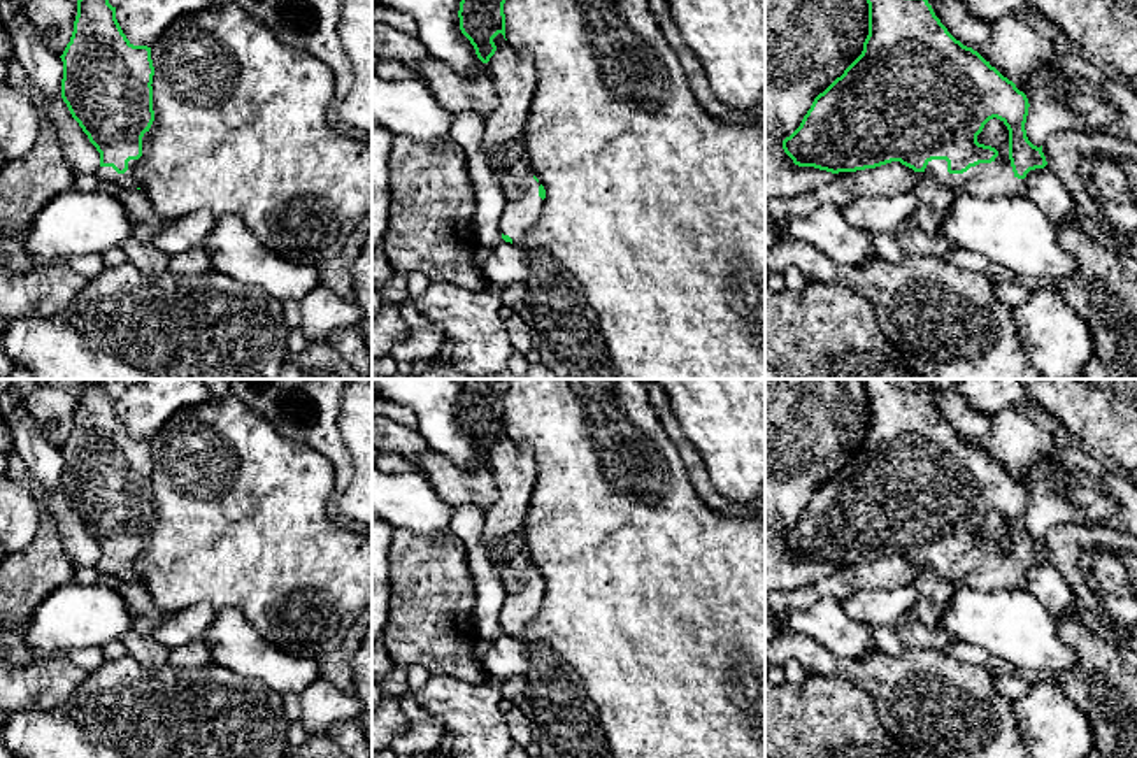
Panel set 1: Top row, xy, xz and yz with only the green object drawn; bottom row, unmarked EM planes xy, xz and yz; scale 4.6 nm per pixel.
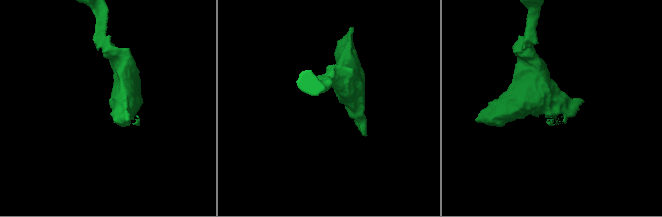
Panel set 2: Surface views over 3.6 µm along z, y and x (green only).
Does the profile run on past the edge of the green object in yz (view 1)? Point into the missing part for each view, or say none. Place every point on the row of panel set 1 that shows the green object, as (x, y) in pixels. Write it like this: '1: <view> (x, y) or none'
1: yz (992, 179)

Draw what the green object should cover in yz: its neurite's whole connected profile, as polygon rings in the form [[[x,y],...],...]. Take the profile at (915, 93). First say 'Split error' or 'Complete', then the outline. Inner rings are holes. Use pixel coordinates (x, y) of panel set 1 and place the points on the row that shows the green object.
Split error. [[[867,0],[869,35],[862,54],[819,93],[800,126],[783,140],[784,153],[798,167],[814,167],[832,174],[876,168],[891,161],[925,172],[944,186],[979,198],[1026,197],[1025,177],[1048,165],[1042,146],[1033,146],[1025,130],[1028,98],[977,51],[956,40],[935,16],[928,0]],[[990,119],[1000,119],[1009,130],[1009,158],[995,147],[977,142]]]

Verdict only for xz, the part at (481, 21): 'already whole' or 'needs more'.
already whole

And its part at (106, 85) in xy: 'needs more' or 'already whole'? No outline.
needs more

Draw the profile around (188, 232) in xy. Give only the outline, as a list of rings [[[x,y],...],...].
[[[205,209],[186,214],[177,221],[161,219],[161,226],[153,237],[153,244],[168,256],[181,254],[190,249],[202,249],[205,239],[212,232],[214,221],[216,216]]]

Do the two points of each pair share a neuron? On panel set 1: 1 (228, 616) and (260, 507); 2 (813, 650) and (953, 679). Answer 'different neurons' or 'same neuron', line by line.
1: different neurons
2: same neuron

